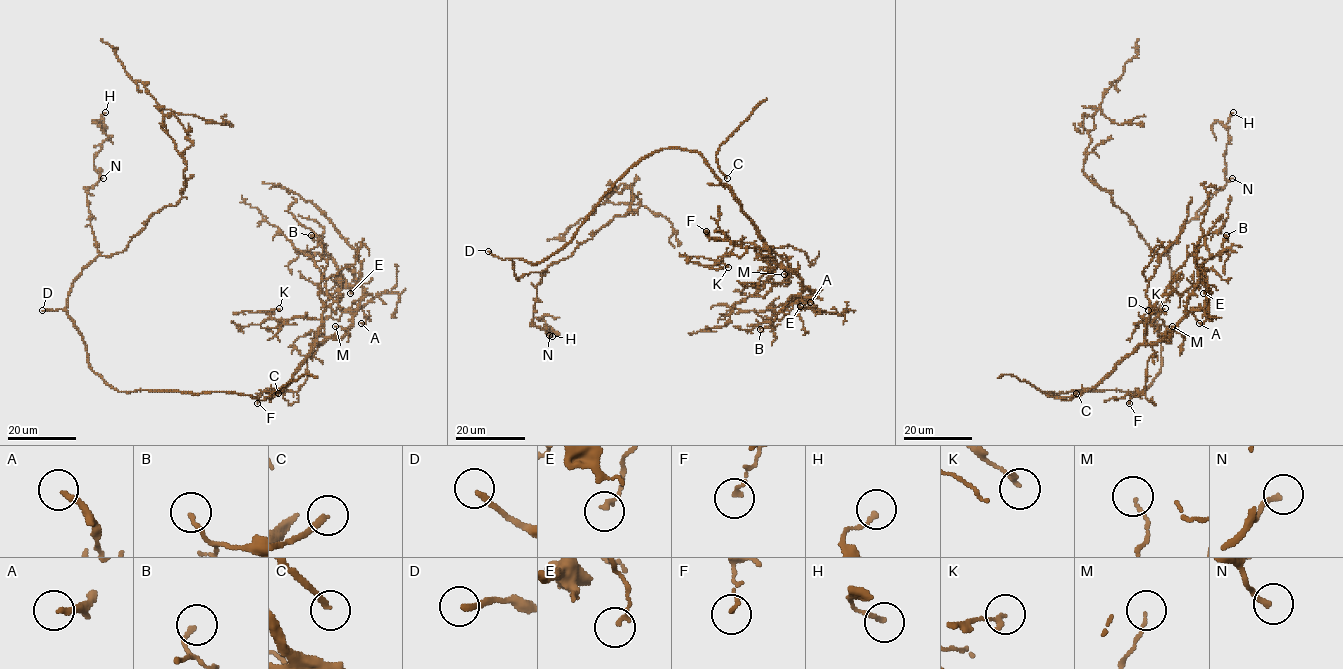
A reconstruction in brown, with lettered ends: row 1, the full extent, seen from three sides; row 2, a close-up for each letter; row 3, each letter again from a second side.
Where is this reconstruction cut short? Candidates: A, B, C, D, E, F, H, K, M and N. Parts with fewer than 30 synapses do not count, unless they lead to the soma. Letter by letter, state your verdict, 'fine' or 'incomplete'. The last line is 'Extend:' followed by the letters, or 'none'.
A: fine
B: fine
C: fine
D: incomplete
E: fine
F: fine
H: fine
K: fine
M: fine
N: fine
Extend: D

